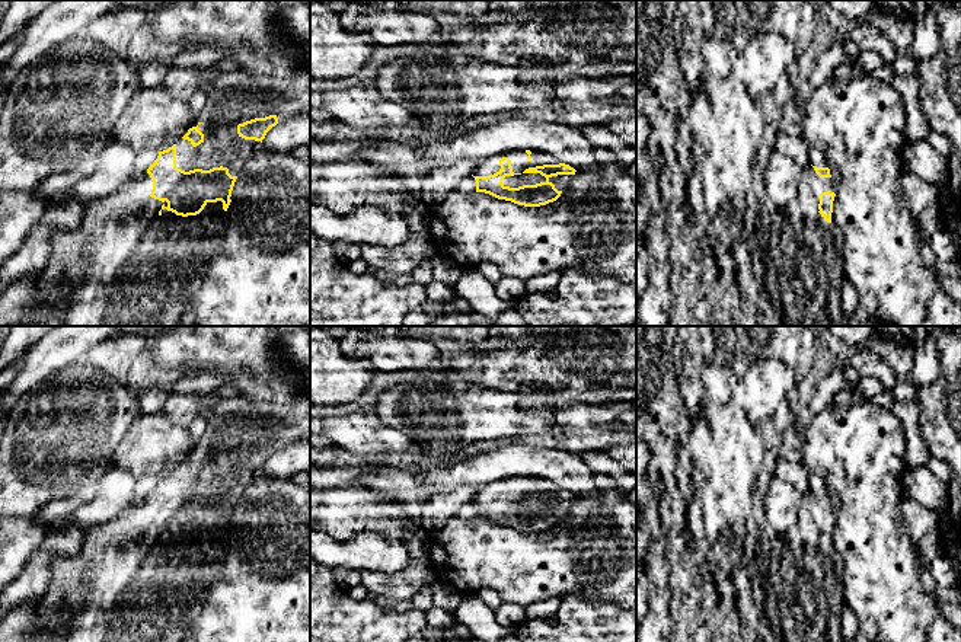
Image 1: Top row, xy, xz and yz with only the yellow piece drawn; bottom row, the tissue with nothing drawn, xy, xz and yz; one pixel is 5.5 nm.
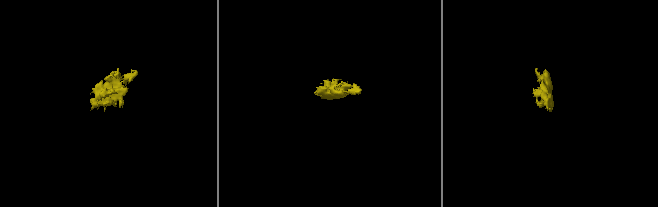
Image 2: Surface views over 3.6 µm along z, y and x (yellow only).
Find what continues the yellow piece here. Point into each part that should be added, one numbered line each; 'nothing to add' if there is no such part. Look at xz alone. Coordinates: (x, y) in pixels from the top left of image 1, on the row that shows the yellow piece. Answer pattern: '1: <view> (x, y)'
1: xz (519, 159)
2: xz (489, 166)

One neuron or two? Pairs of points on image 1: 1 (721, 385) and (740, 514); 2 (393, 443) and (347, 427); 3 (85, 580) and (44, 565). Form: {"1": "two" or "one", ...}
{"1": "one", "2": "one", "3": "two"}

